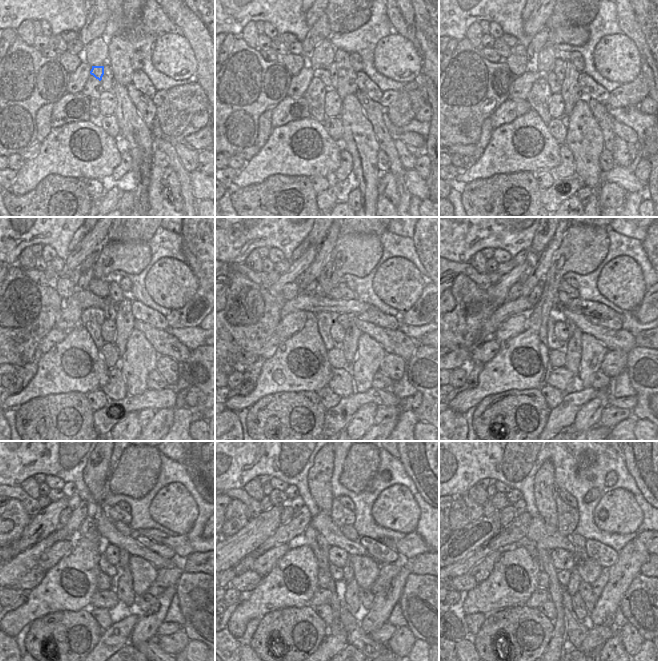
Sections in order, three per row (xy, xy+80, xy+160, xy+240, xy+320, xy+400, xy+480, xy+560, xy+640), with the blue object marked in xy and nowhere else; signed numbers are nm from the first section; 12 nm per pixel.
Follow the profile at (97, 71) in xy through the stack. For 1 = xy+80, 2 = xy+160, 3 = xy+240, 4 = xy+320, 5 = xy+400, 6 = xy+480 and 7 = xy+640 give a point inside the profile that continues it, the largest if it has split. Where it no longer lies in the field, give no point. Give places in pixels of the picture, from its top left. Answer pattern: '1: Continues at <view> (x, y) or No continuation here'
1: Continues at xy+80 (324, 75)
2: Continues at xy+160 (555, 85)
3: Continues at xy+240 (110, 310)
4: Continues at xy+320 (344, 319)
5: Continues at xy+400 (571, 327)
6: Continues at xy+480 (124, 555)
7: Continues at xy+640 (574, 581).

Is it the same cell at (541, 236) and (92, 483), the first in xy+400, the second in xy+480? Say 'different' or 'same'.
same

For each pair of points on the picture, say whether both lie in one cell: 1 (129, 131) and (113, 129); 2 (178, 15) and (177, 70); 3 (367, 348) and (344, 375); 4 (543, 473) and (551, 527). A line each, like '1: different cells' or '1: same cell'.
1: different cells
2: different cells
3: different cells
4: same cell

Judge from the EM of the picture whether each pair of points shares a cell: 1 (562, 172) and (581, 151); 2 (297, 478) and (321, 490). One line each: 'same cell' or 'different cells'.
1: different cells
2: different cells

